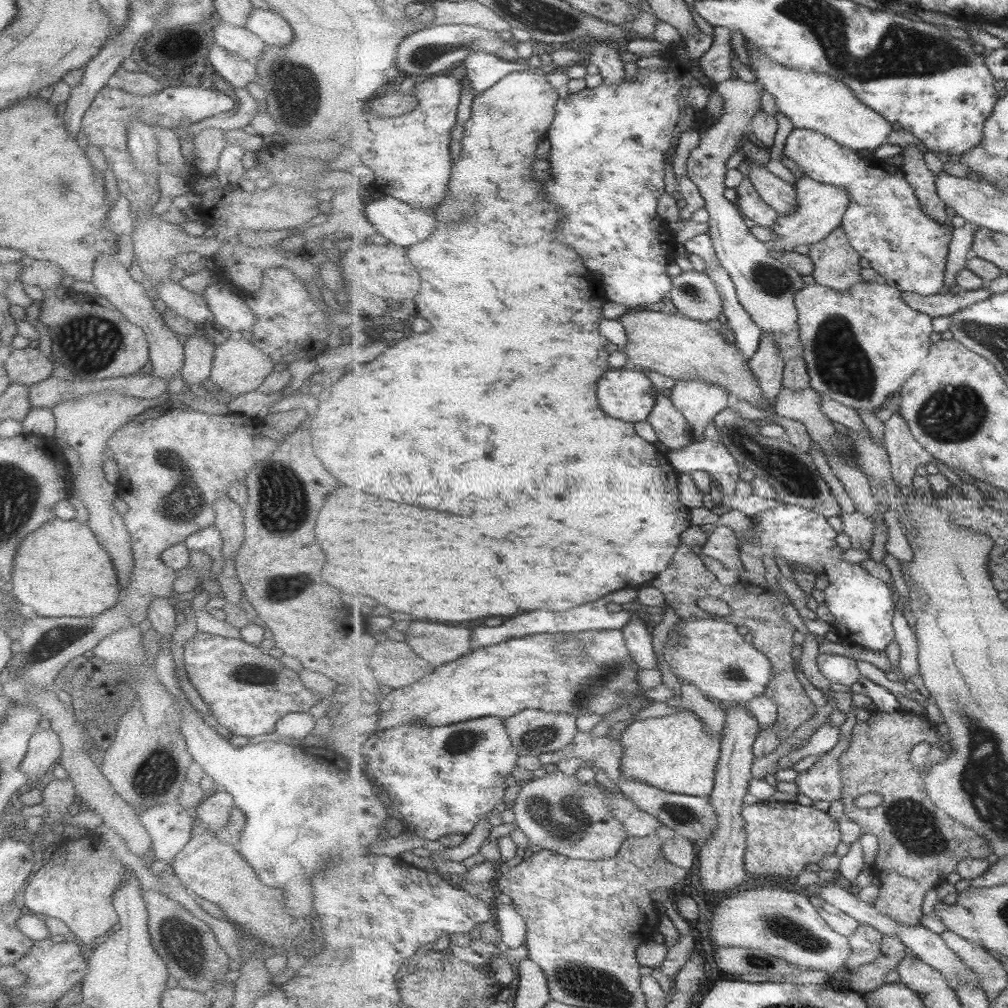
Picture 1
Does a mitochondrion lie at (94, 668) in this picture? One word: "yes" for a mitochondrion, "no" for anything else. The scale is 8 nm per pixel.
no

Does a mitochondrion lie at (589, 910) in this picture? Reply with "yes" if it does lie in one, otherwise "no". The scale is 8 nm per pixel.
no

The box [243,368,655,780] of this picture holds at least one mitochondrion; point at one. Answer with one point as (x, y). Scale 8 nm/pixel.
(282, 509)

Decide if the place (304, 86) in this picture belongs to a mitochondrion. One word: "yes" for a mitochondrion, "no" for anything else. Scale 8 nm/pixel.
no

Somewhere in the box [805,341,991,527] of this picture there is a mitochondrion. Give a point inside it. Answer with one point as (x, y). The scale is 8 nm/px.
(953, 414)

